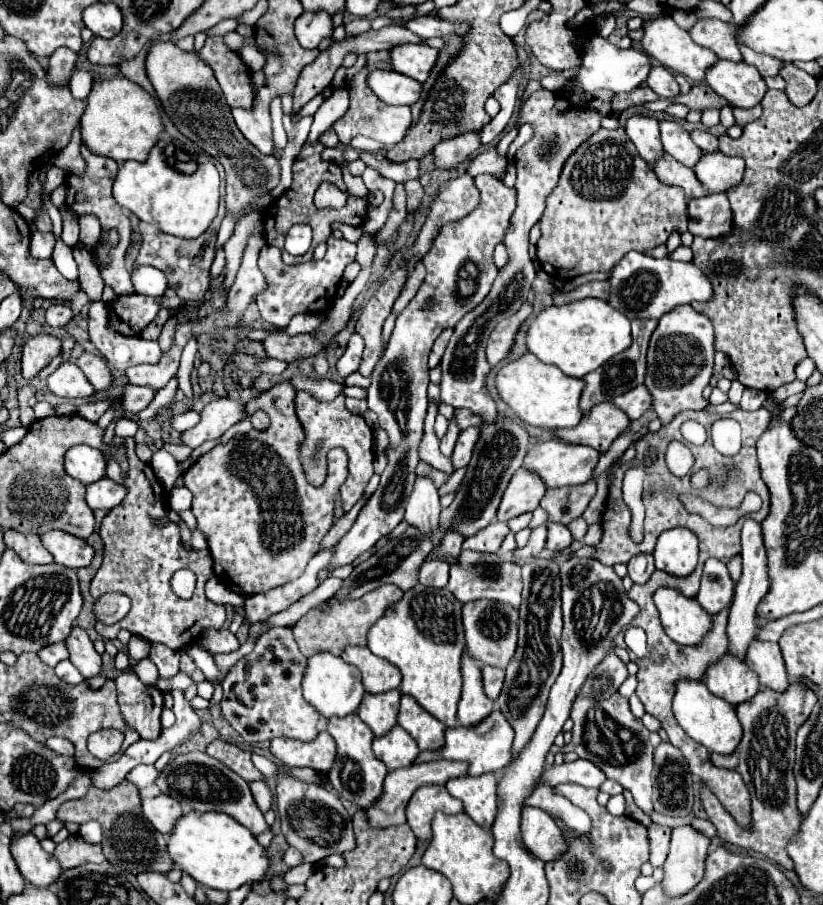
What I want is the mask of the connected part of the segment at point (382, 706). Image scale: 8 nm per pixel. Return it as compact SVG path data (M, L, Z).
M390 691L386 695L366 695L358 717L374 731L376 737L386 735L398 723L400 691Z

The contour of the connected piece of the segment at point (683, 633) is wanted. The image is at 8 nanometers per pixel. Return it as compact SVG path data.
M662 587L654 593L654 603L666 635L680 645L698 645L712 631L712 617L702 611L696 599L686 599L678 591Z

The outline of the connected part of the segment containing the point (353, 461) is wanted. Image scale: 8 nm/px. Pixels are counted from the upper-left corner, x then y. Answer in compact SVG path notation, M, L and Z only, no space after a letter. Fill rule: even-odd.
M298 391L296 395L296 415L302 423L302 429L306 433L306 439L302 443L302 465L304 473L310 483L320 485L324 483L324 475L327 472L327 453L331 449L340 447L348 453L348 481L345 481L345 492L341 492L342 509L348 513L358 499L362 497L368 479L374 475L374 431L366 425L362 415L350 413L344 405L344 395L340 393L334 401L320 401L312 397L308 391Z

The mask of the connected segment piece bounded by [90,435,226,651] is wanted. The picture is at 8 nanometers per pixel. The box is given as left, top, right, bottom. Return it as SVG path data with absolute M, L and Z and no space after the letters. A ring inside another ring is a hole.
M114 435L112 439L112 447L126 447L130 477L128 479L120 477L120 465L114 459L114 455L110 455L106 477L116 483L124 481L126 497L102 521L100 537L104 541L104 561L90 585L90 593L94 599L98 599L108 591L126 593L132 599L132 609L128 617L124 617L114 625L96 623L96 631L104 639L116 639L116 633L120 629L128 629L132 635L138 635L150 643L164 643L172 651L180 651L182 647L190 645L192 639L198 639L206 629L222 629L226 621L226 609L222 605L212 605L204 597L204 585L212 575L210 551L186 549L182 545L180 527L176 523L166 523L164 527L156 527L150 523L152 519L166 521L167 502L164 502L164 488L160 485L158 477L154 475L148 463L136 457L134 445L136 445L134 437L124 439ZM178 569L190 569L198 577L198 589L188 601L176 597L176 593L170 587L170 577Z

